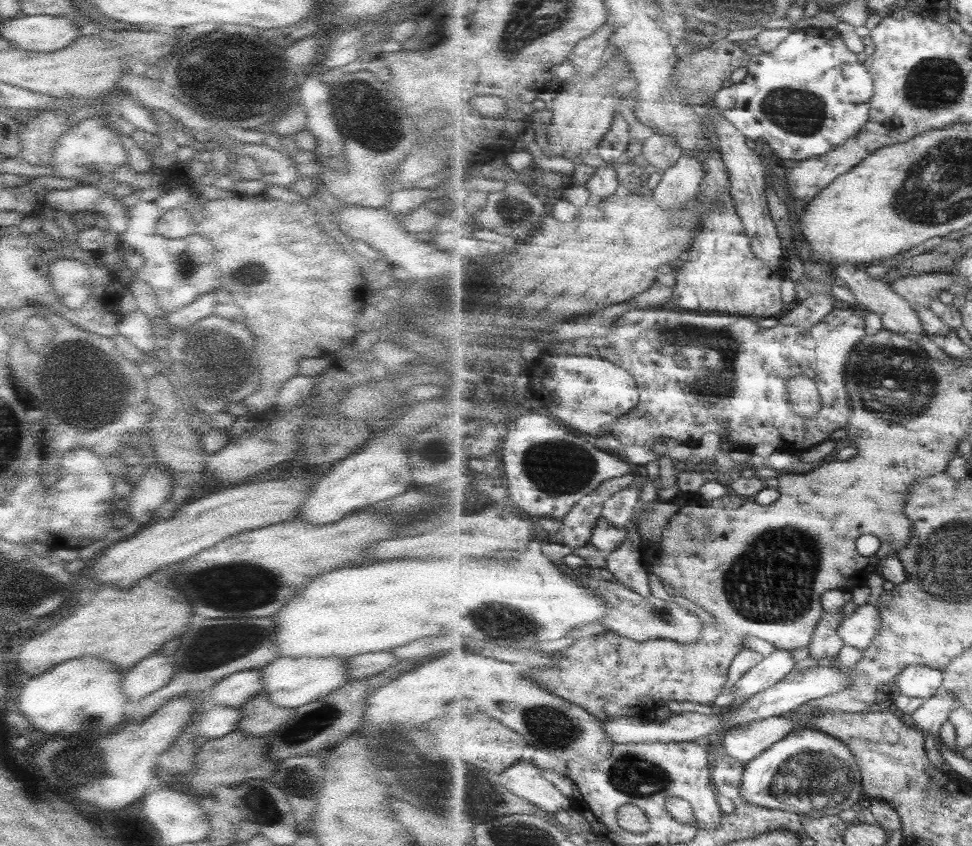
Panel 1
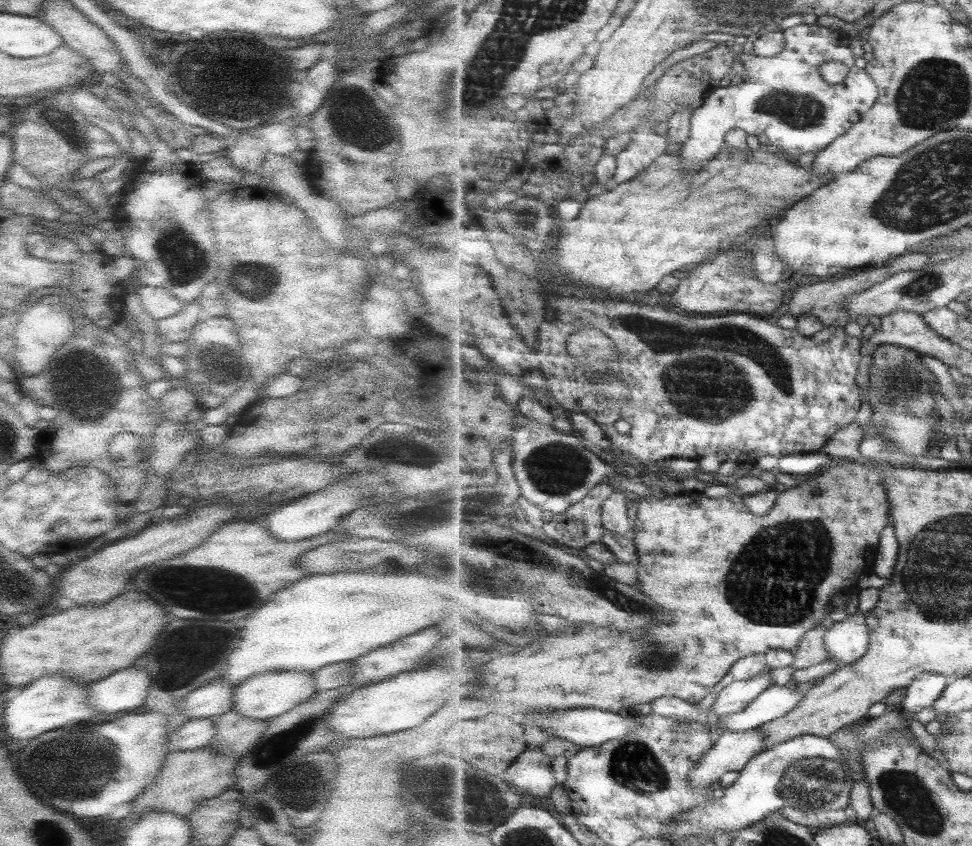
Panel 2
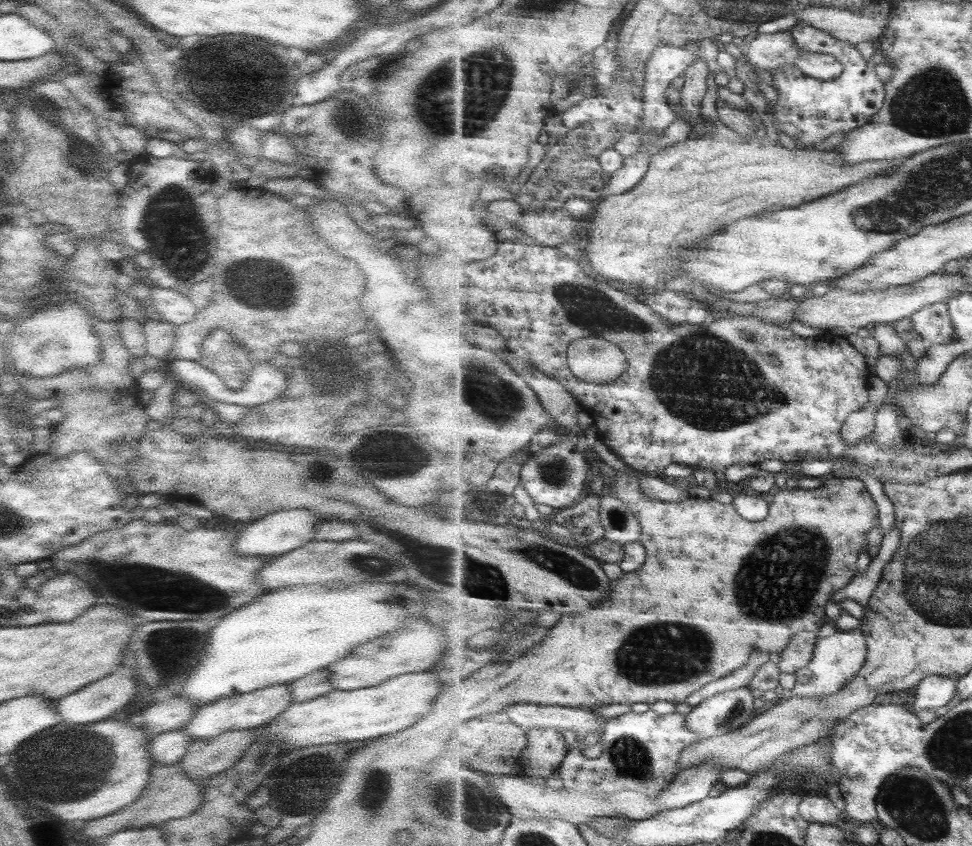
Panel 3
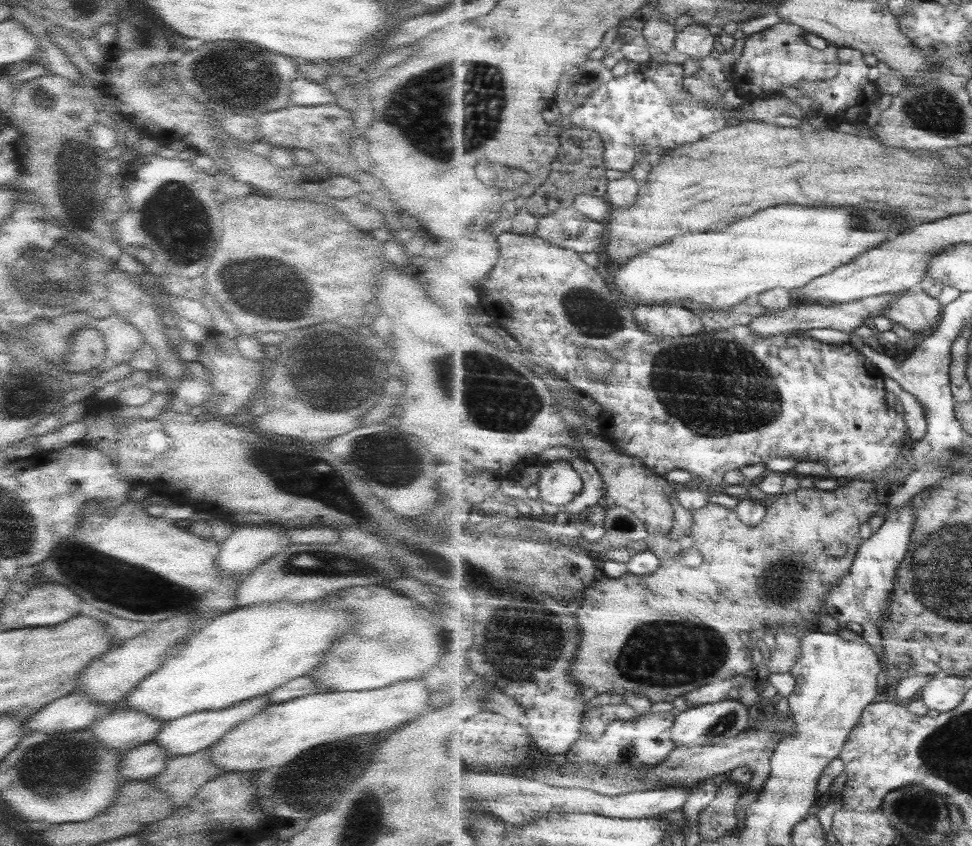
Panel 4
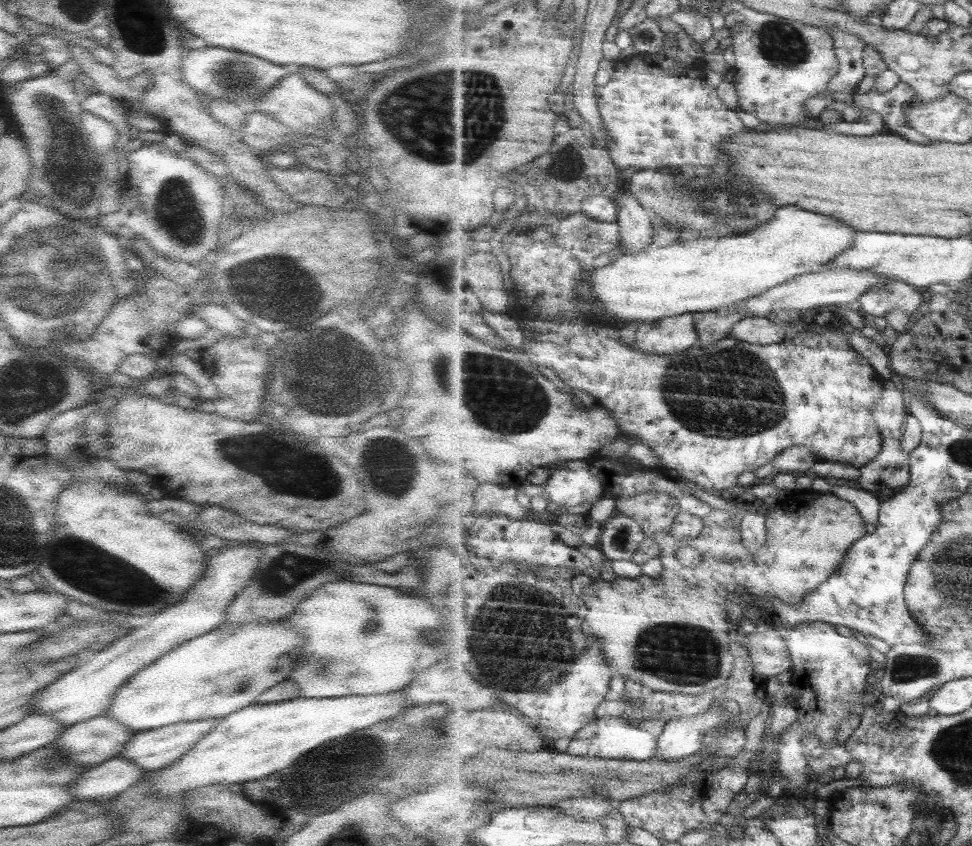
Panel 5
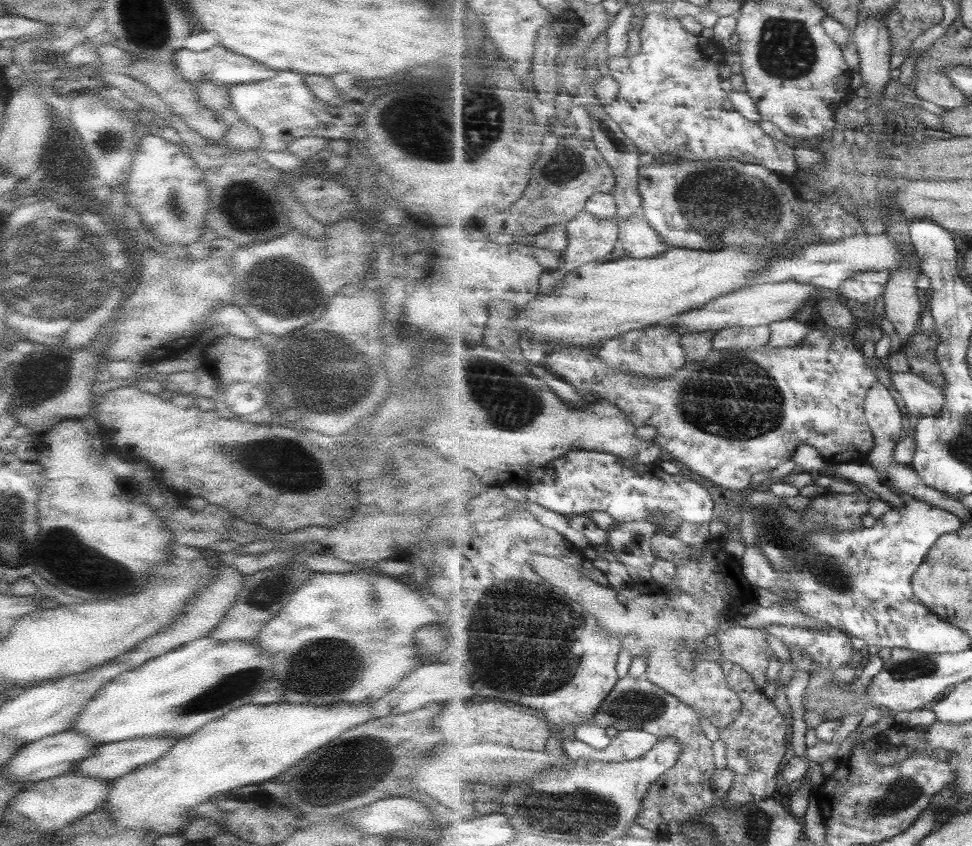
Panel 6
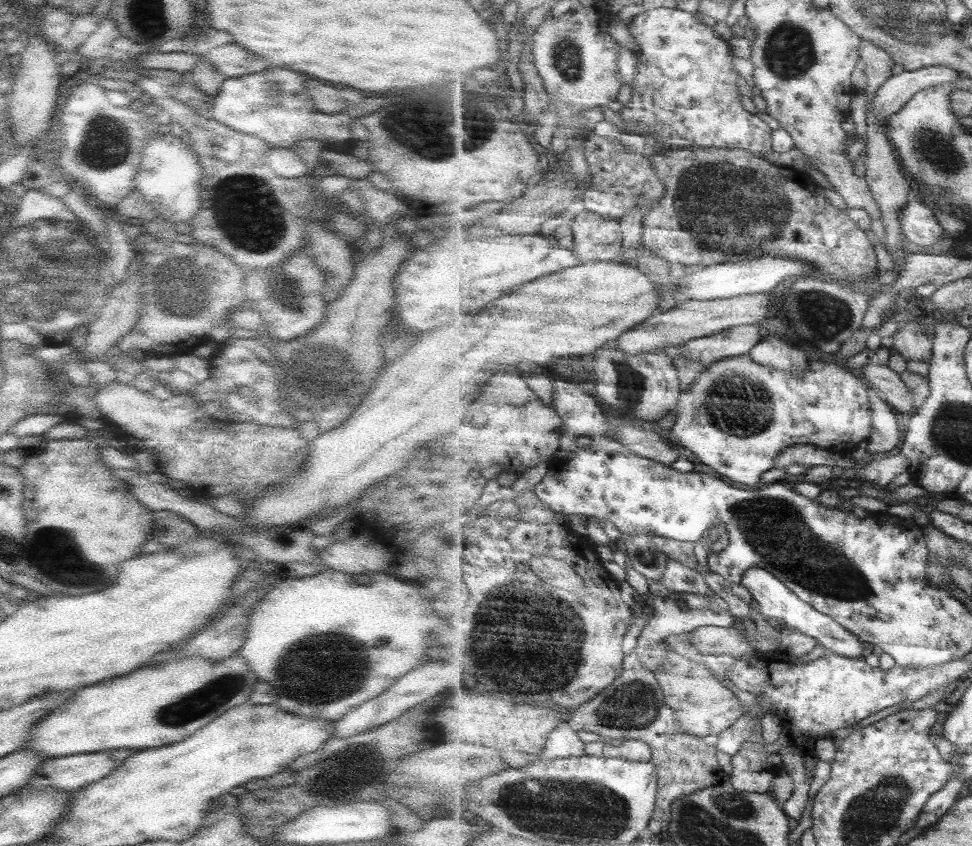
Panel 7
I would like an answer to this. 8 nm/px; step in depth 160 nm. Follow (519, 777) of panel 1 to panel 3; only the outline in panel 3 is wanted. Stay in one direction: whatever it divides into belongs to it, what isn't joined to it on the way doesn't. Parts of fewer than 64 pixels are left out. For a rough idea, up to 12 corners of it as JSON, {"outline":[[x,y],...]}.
{"outline":[[528,732],[523,778],[547,779],[568,753],[563,732]]}

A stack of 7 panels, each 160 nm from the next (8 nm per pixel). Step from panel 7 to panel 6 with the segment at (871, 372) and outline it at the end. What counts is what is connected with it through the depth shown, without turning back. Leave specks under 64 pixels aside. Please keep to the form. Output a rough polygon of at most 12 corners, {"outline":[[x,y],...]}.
{"outline":[[911,373],[890,377],[910,416],[946,408],[939,385]]}

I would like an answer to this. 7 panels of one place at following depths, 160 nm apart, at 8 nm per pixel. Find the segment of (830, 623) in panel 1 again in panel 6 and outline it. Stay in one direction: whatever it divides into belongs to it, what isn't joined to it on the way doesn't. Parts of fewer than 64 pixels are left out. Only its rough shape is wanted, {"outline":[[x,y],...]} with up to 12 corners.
{"outline":[[731,624],[717,633],[725,660],[767,686],[769,635]]}

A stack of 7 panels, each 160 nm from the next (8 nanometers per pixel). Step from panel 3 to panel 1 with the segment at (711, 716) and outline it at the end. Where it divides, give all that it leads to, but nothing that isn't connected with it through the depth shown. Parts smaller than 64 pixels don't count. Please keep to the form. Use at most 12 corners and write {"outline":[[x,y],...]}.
{"outline":[[775,649],[737,681],[736,700],[763,692],[794,670],[794,651]]}

